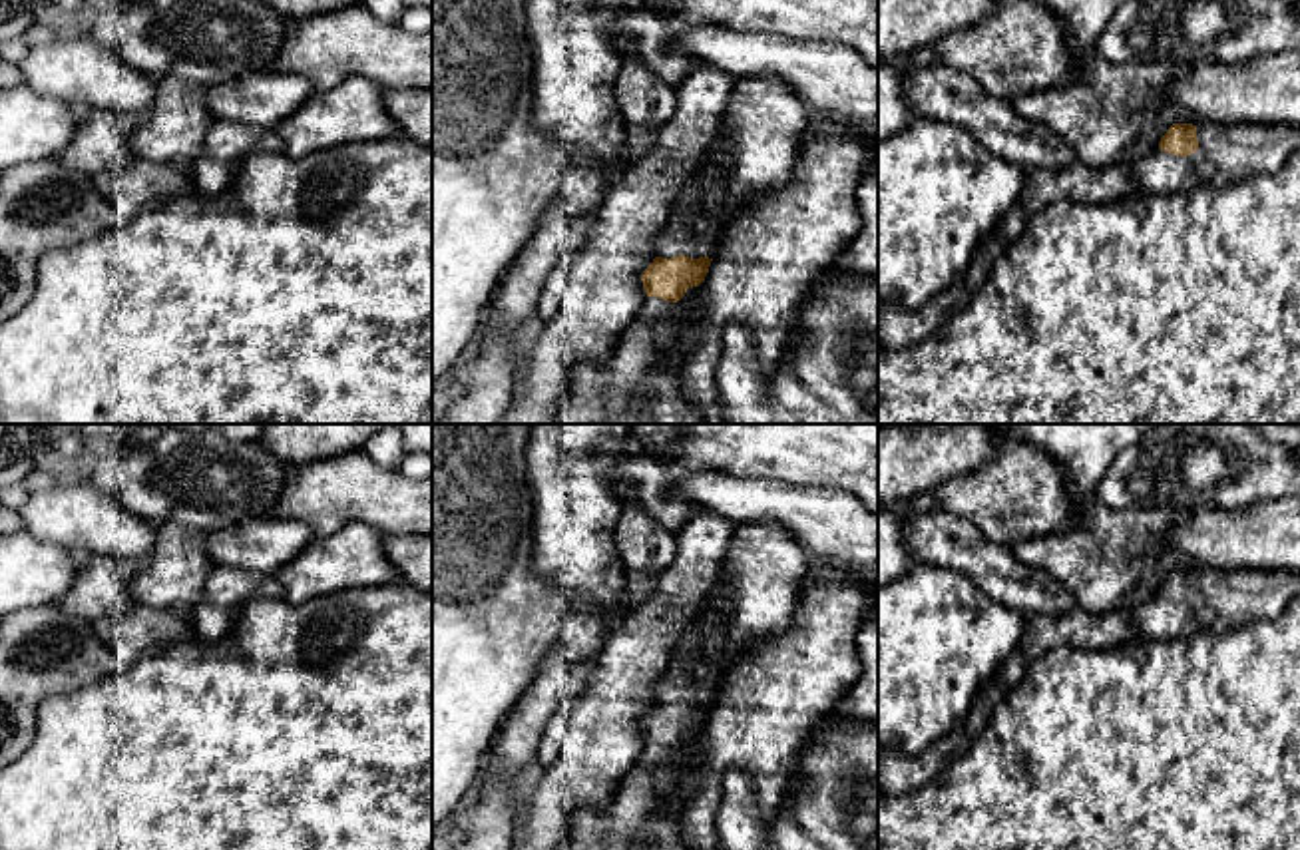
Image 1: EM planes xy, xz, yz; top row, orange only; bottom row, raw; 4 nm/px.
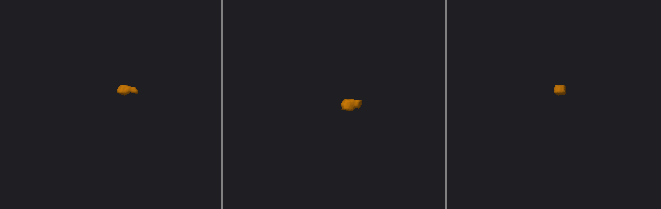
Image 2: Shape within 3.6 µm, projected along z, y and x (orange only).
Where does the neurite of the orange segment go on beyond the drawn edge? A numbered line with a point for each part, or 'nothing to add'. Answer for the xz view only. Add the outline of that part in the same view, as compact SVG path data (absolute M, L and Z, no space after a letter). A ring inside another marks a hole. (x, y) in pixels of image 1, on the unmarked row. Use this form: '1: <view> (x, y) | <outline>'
1: xz (703, 639) | M713 591L689 631L673 651L667 669L655 685L657 703L685 701L691 705L717 701L721 687L707 689L693 673L691 663L717 661L721 657L721 643L729 623L729 599L721 591Z
2: xz (640, 817) | M647 743L605 808L579 808L573 814L567 850L693 850L683 840L681 820L697 786L697 764L699 754L691 746ZM663 764L671 764L677 776L667 792L655 780L655 770Z

